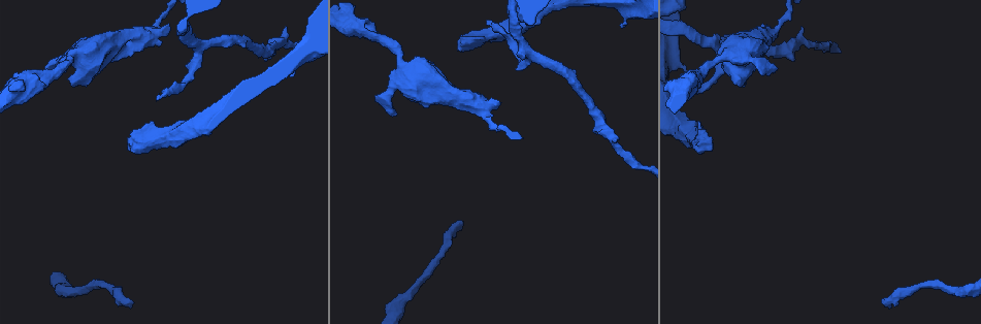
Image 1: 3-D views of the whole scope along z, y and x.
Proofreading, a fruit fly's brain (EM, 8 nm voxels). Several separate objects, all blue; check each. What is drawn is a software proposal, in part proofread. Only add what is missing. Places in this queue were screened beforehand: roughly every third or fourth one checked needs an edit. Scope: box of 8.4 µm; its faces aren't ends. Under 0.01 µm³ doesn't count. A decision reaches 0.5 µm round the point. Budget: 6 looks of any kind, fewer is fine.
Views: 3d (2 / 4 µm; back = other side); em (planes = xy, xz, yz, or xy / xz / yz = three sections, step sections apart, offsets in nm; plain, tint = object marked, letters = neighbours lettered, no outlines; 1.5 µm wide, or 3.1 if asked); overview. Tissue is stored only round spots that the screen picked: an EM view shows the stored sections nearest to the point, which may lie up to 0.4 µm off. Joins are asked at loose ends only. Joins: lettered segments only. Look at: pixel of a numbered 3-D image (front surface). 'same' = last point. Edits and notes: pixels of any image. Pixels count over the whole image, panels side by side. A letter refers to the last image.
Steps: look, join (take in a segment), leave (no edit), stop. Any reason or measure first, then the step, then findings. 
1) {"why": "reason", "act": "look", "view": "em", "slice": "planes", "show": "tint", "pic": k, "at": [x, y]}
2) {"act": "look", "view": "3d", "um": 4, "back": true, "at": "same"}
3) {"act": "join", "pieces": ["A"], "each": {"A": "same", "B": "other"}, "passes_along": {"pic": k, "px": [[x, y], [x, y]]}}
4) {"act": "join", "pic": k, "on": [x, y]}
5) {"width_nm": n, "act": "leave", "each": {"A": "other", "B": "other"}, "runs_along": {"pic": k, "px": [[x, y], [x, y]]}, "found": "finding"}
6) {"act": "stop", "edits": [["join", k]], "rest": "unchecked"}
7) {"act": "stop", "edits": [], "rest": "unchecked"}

{"why": "end of a long branch", "act": "look", "view": "3d", "um": 4, "pic": 1, "at": [882, 299]}

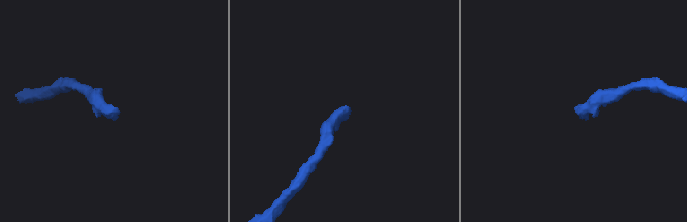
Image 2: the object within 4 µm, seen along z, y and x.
{"why": "now the EM", "act": "look", "view": "em", "slice": "xz", "step": 4, "show": "letters", "pic": 2, "at": [114, 108]}

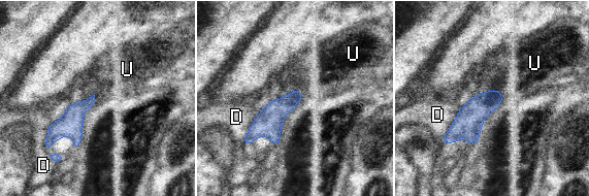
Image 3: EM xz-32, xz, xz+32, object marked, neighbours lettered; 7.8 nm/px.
{"longest_contact_nm": ["D", 300], "act": "join", "pieces": ["U"], "each": {"D": "other", "U": "same"}, "found": "it goes on there"}

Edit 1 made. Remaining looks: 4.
{"act": "look", "view": "overview"}

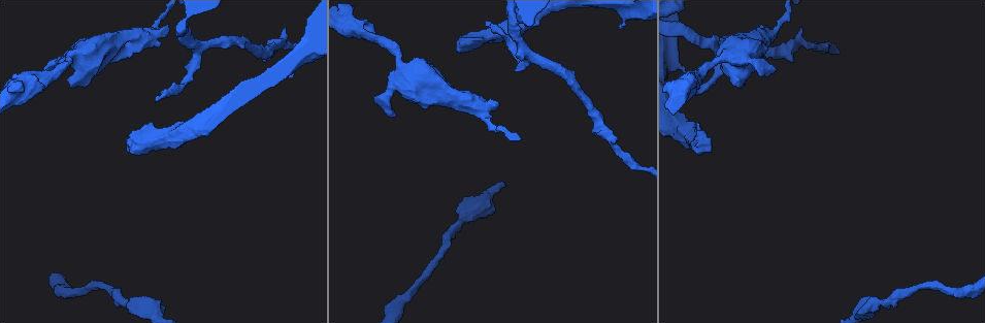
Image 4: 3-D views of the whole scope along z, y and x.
{"why": "stops while still wide", "act": "look", "view": "em", "slice": "yz", "step": 4, "show": "letters", "pic": 4, "at": [709, 152]}

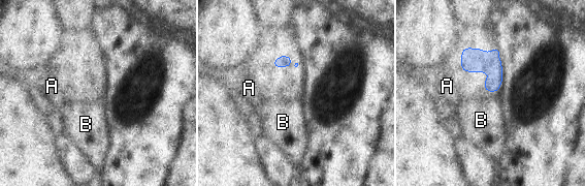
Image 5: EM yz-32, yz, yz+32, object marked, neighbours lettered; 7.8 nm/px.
{"act": "join", "pieces": ["A"], "each": {"A": "same", "B": "other"}, "passes_along": {"pic": 5, "px": [[473, 60], [488, 73], [458, 83]]}, "found": "the neuron continues"}

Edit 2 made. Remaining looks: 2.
{"act": "look", "view": "em", "slice": "planes", "show": "tint", "pic": 4, "at": [353, 27]}

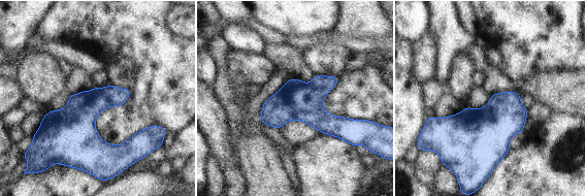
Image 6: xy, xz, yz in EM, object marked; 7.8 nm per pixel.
{"why": "what lies round it", "act": "look", "view": "em", "slice": "planes", "show": "letters", "at": "same"}

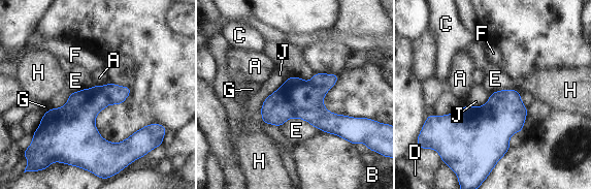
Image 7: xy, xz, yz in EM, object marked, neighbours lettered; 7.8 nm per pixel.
{"act": "leave", "each": {"A": "other", "B": "other", "C": "other", "D": "other", "E": "other", "F": "other", "G": "other", "H": "other", "J": "other"}, "border": {"pic": 7, "px": [[108, 82], [104, 85], [95, 85]]}, "found": "none of them fits"}

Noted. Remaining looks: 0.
{"act": "stop", "edits": [["join", 3], ["join", 5]], "rest": "unchecked"}

